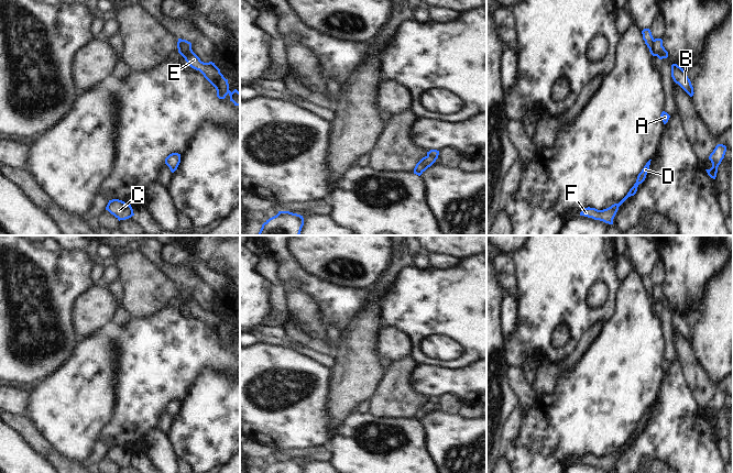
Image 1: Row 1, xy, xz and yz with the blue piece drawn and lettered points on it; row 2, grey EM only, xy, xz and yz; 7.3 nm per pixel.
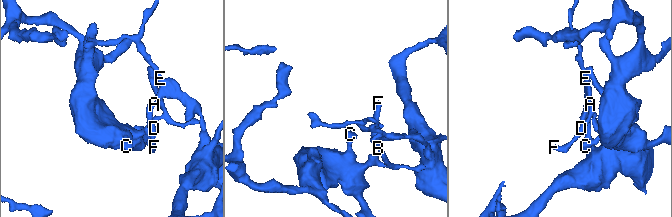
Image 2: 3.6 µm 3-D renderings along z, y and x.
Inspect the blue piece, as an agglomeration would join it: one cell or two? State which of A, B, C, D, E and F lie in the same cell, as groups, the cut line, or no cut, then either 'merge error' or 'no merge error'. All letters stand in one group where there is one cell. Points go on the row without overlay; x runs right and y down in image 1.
A D E F / B C | yz (653, 286), (653, 298), (656, 301) | merge error

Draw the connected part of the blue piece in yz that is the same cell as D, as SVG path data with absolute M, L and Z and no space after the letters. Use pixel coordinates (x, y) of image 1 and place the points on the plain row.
M649 406L646 411L644 412L644 415L642 416L642 418L638 420L636 429L634 430L634 432L630 436L630 438L627 439L627 441L619 449L619 450L614 450L611 453L603 455L603 456L598 456L595 454L584 454L581 459L580 462L584 462L588 464L592 464L594 466L600 466L603 468L605 470L609 471L613 471L613 465L619 456L619 453L631 442L634 442L637 438L637 433L639 430L642 430L645 425L646 421L648 419L649 416L649 411L650 411L650 407Z

